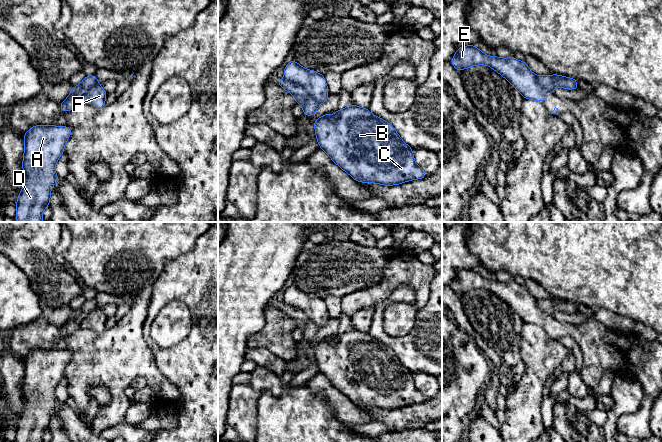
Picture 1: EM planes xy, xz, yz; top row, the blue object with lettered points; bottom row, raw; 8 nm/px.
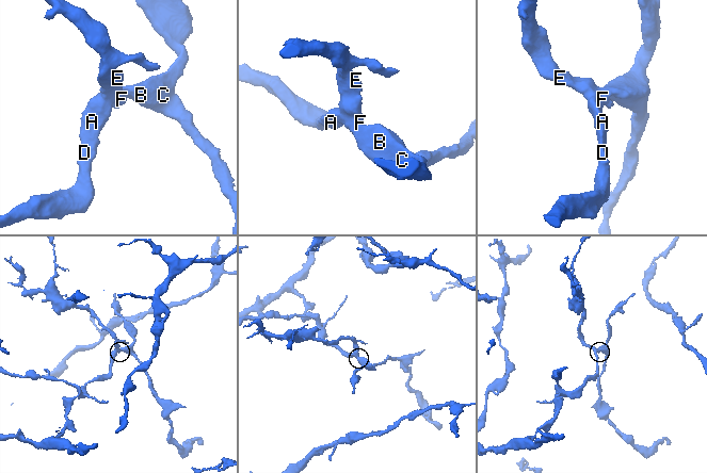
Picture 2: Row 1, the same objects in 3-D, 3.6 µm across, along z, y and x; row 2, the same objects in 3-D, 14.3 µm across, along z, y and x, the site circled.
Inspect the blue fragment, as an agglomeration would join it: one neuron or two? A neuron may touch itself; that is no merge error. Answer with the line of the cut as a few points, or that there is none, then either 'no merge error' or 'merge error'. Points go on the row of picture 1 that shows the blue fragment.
cut in xz along (283, 78), (300, 84), (319, 104); merge error

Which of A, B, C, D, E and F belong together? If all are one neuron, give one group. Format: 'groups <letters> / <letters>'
groups A B C D / E F

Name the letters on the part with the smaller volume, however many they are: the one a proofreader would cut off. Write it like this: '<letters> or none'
E, F

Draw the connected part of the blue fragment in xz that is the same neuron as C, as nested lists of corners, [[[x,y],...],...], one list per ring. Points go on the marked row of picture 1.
[[[349,104],[342,110],[336,110],[334,117],[327,113],[315,120],[314,128],[319,148],[357,182],[392,186],[427,177],[425,171],[416,164],[412,148],[401,139],[395,128],[367,108]]]

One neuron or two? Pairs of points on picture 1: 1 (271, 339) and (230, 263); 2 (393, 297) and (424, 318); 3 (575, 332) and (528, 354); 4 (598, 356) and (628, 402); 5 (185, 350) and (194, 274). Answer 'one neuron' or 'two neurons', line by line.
1: two neurons
2: one neuron
3: two neurons
4: two neurons
5: one neuron

